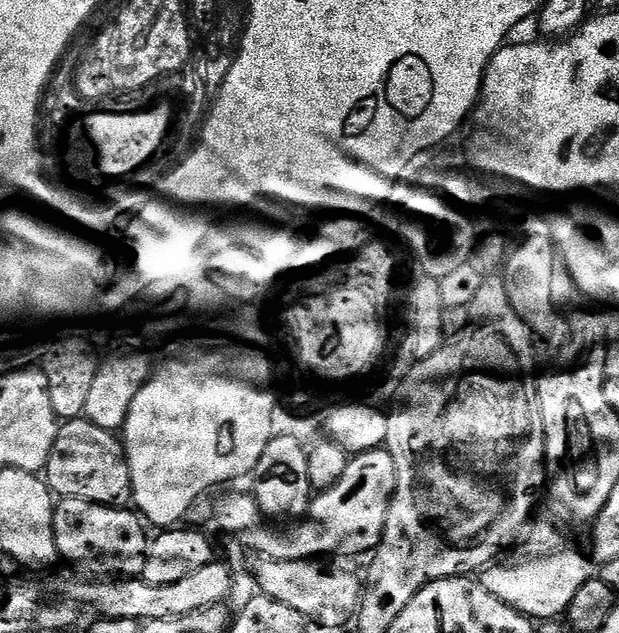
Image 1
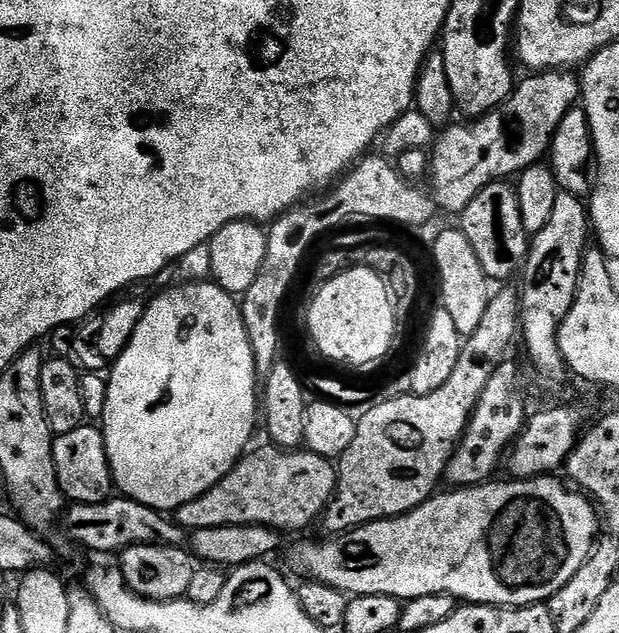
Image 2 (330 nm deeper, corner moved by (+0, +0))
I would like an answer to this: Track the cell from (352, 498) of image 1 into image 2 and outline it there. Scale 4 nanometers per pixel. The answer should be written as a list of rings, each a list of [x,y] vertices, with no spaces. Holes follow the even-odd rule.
[[[253,447],[206,494],[175,509],[175,523],[192,532],[227,524],[260,524],[281,534],[300,532],[317,523],[336,490],[338,472],[333,461],[307,450],[267,447]]]

